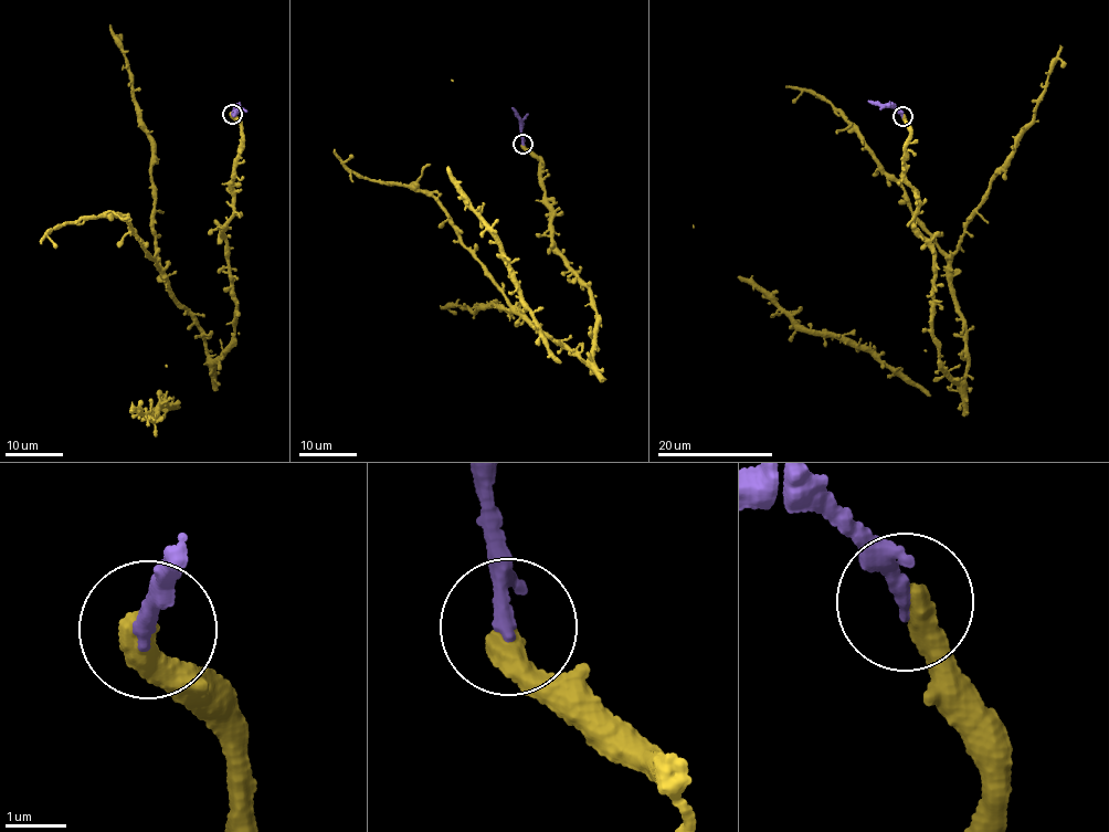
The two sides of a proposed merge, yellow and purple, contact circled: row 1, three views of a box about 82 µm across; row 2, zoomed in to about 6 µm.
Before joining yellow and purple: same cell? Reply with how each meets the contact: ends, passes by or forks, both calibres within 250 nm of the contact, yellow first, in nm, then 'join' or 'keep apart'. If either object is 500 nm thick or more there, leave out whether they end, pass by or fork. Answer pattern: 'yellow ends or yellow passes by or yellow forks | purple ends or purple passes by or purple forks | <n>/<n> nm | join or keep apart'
yellow ends | purple ends | 480/280 nm | join

